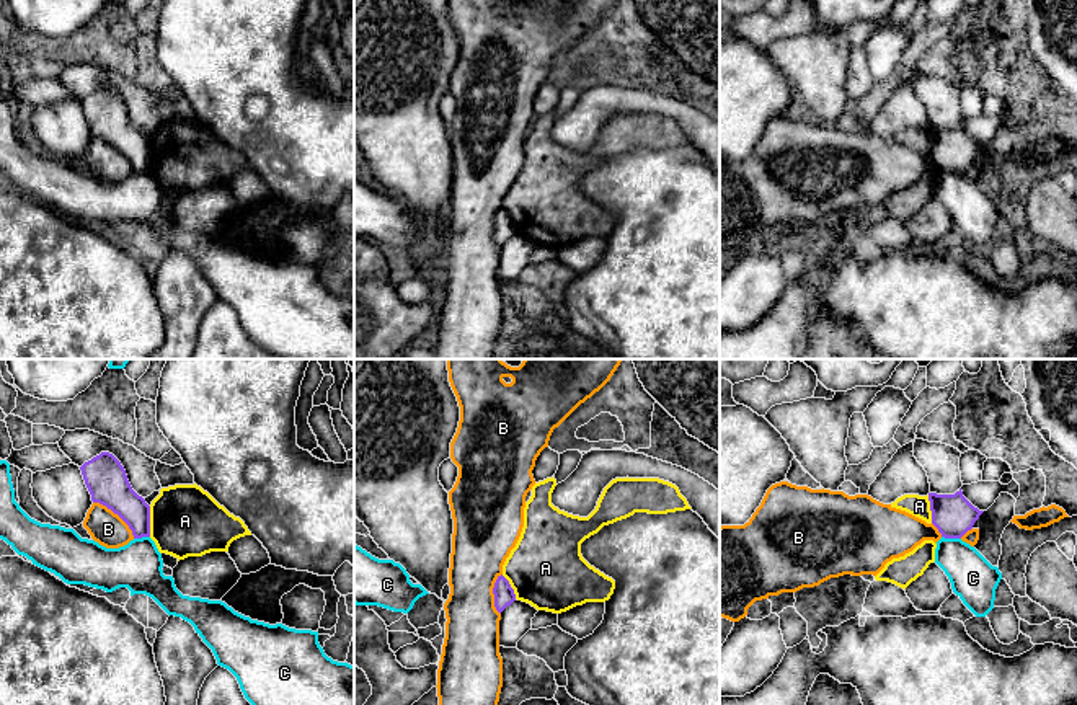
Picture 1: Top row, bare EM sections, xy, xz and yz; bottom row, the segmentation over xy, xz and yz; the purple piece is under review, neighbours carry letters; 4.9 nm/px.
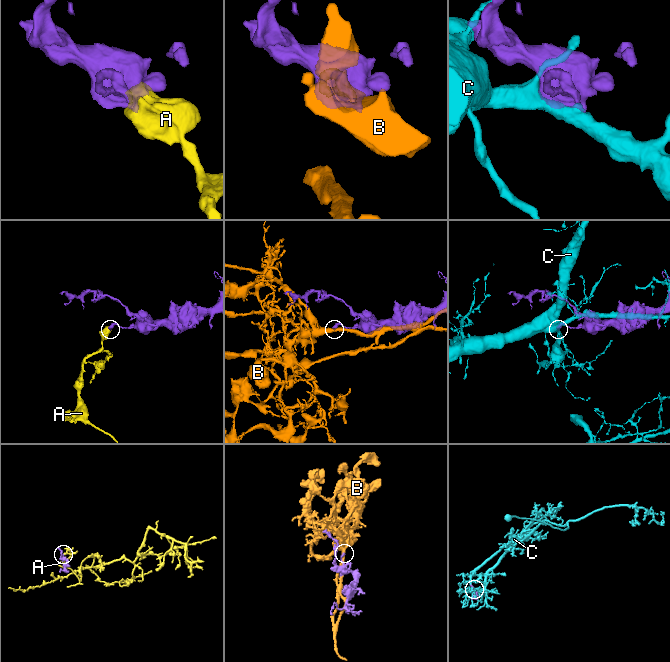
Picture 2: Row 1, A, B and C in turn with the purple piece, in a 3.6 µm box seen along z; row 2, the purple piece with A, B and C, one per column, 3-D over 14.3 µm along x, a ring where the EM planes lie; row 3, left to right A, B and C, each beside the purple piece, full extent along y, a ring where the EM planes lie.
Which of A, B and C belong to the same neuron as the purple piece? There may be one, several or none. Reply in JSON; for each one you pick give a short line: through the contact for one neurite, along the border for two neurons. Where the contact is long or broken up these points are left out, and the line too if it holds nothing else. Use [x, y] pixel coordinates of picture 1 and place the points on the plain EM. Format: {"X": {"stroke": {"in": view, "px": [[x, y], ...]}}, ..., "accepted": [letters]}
{"accepted": []}

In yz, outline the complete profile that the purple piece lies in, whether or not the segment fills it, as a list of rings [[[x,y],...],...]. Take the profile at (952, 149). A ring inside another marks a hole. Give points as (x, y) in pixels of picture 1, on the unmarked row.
[[[961,122],[955,129],[929,127],[932,158],[945,173],[961,173],[984,145],[974,142]]]

